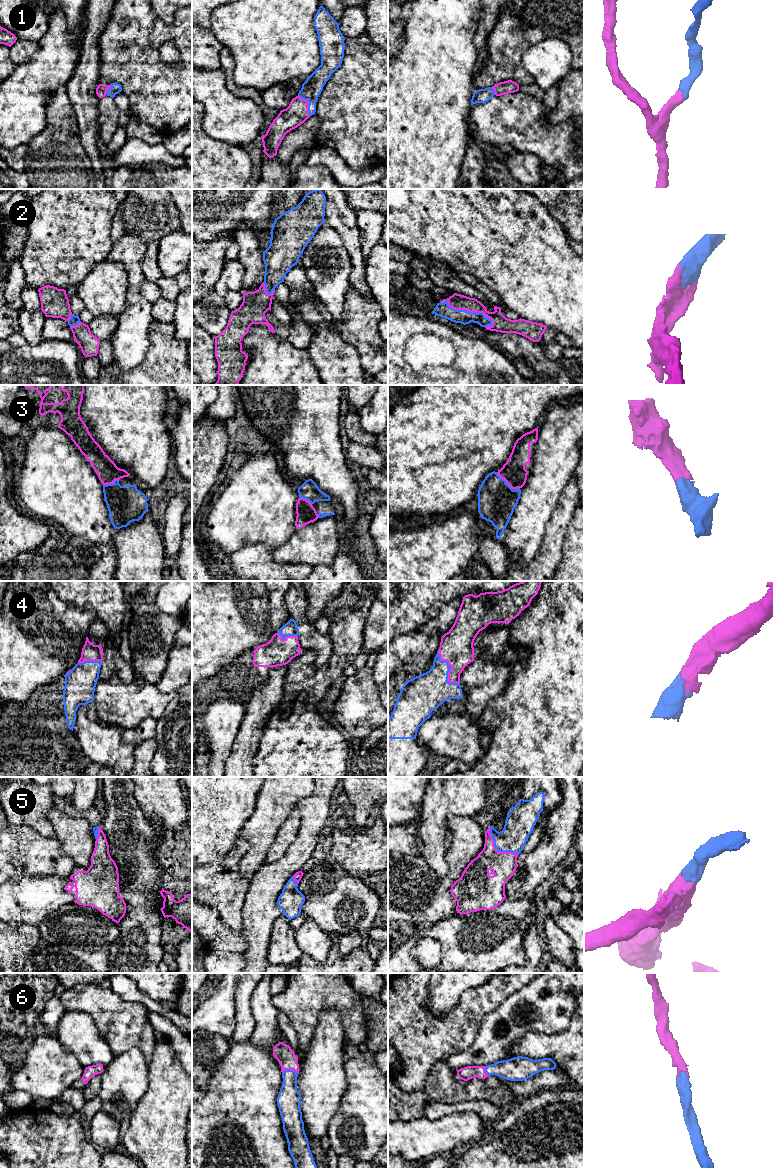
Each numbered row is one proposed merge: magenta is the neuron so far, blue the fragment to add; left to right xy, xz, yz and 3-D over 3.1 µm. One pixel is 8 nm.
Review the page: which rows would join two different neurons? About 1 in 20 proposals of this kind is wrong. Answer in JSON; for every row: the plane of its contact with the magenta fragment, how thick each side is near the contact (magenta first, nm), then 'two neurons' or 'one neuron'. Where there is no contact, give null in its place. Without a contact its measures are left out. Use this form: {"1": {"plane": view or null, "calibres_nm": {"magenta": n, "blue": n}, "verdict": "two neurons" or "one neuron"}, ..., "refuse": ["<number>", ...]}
{"1": {"plane": "xz", "calibres_nm": {"magenta": 180, "blue": 160}, "verdict": "one neuron"}, "2": {"plane": "yz", "calibres_nm": {"magenta": 130, "blue": 120}, "verdict": "one neuron"}, "3": {"plane": "yz", "calibres_nm": {"magenta": 190, "blue": 300}, "verdict": "one neuron"}, "4": {"plane": "yz", "calibres_nm": {"magenta": 280, "blue": 300}, "verdict": "one neuron"}, "5": {"plane": "yz", "calibres_nm": {"magenta": 200, "blue": 220}, "verdict": "one neuron"}, "6": {"plane": "xz", "calibres_nm": {"magenta": 150, "blue": 190}, "verdict": "one neuron"}, "refuse": []}

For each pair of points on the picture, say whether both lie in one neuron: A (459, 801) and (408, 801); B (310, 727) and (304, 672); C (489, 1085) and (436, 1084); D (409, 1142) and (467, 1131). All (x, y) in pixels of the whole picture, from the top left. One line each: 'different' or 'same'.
A: different
B: different
C: same
D: same

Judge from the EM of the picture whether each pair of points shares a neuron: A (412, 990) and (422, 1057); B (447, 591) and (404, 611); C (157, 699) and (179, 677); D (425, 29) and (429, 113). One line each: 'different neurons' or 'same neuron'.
A: same neuron
B: same neuron
C: different neurons
D: same neuron

